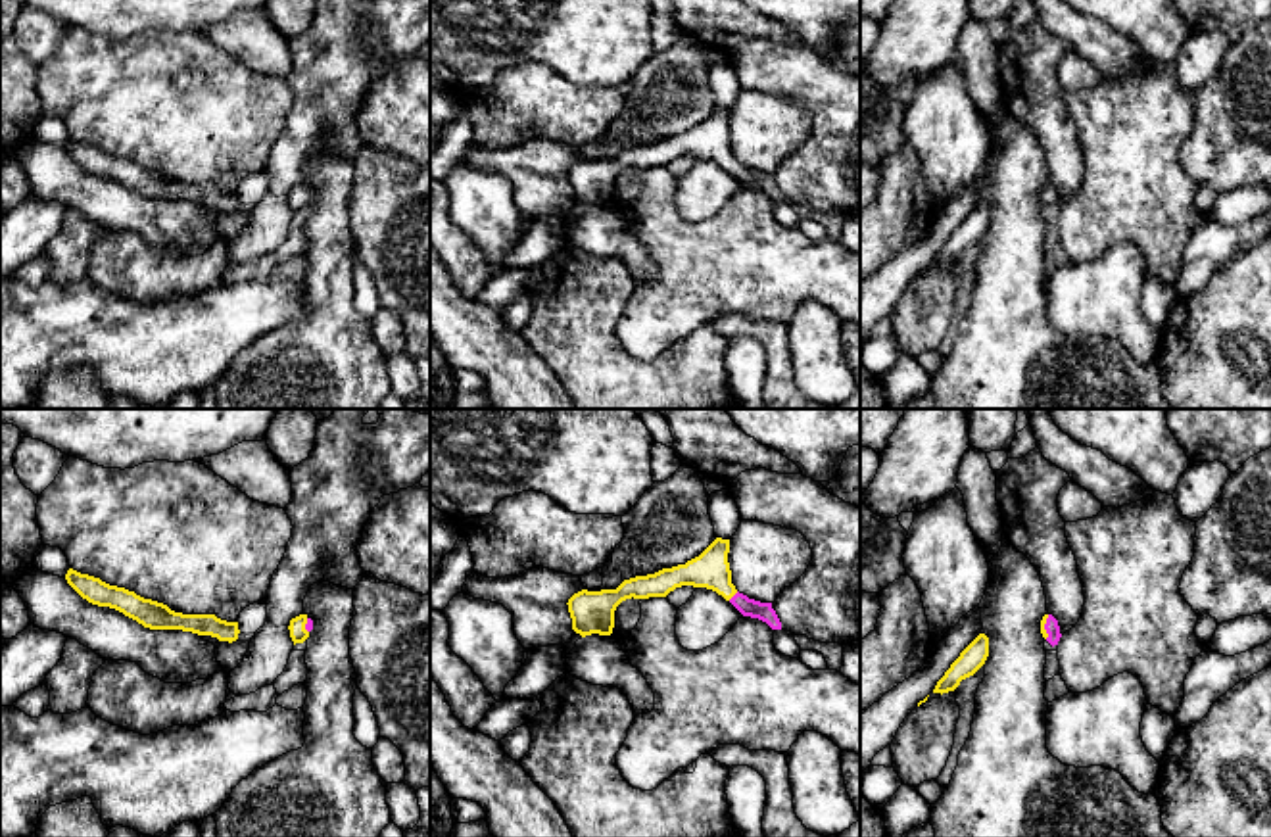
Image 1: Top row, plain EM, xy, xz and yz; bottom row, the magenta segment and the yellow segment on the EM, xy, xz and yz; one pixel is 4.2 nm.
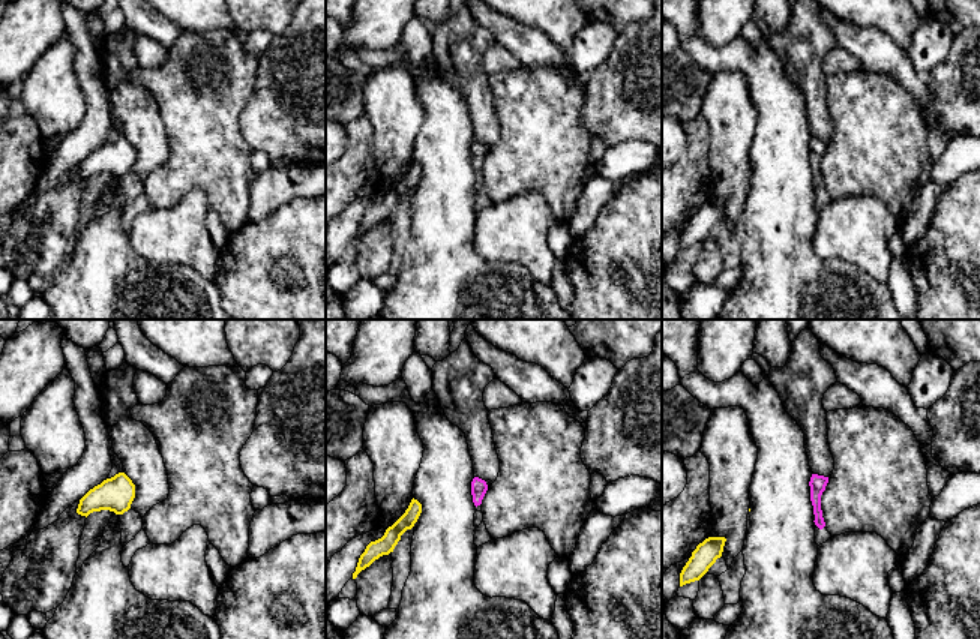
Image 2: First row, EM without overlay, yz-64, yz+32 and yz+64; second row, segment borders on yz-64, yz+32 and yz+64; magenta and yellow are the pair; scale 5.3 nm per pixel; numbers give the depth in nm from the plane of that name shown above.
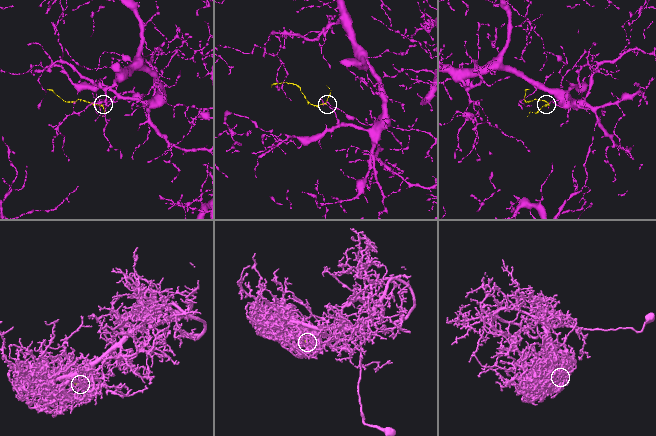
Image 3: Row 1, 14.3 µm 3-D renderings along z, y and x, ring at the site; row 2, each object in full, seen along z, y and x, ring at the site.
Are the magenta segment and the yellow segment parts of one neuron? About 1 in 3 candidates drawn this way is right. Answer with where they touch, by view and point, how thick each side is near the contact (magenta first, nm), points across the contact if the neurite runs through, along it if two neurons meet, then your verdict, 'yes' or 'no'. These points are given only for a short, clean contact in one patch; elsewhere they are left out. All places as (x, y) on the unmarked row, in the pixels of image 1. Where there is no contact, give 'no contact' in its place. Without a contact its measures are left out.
xz (734, 166) | 80/160 nm | across xz (747, 177), (734, 166), (711, 139) | yes

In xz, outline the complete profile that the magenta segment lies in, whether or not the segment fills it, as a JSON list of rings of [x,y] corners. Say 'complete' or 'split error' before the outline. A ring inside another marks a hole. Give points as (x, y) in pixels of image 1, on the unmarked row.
split error; [[[716,108],[699,127],[655,144],[624,150],[616,159],[582,159],[568,169],[572,200],[582,207],[599,203],[611,205],[614,180],[626,169],[666,167],[682,155],[707,157],[730,171],[743,186],[758,188],[772,200],[781,200],[781,192],[772,173],[760,173],[739,163],[731,154],[728,132],[730,109]]]

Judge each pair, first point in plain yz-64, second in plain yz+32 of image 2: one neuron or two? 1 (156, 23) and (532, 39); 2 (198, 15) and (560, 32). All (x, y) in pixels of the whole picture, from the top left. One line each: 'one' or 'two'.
1: one
2: one

